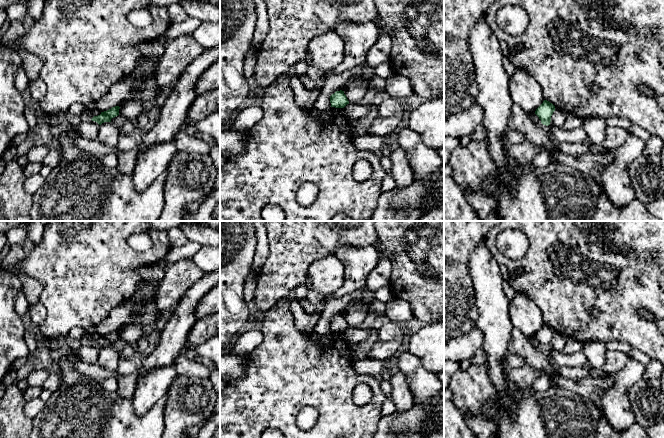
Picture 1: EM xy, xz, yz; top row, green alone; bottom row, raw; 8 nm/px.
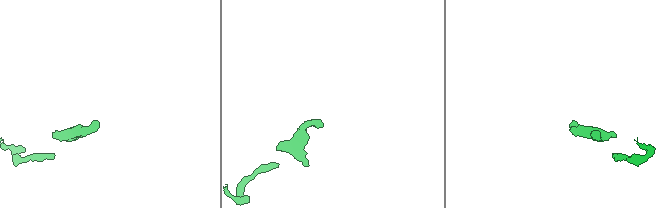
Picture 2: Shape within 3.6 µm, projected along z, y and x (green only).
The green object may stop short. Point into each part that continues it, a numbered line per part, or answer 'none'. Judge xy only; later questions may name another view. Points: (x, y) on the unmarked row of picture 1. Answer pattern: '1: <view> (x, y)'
none

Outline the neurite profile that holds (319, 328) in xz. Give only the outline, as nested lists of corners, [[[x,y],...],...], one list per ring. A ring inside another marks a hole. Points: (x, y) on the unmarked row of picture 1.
[[[366,287],[360,288],[344,297],[334,297],[332,294],[325,298],[325,310],[321,313],[320,319],[315,325],[313,332],[320,335],[331,332],[330,320],[336,315],[344,314],[345,310],[359,303],[366,303],[369,307],[376,299],[375,292]]]

